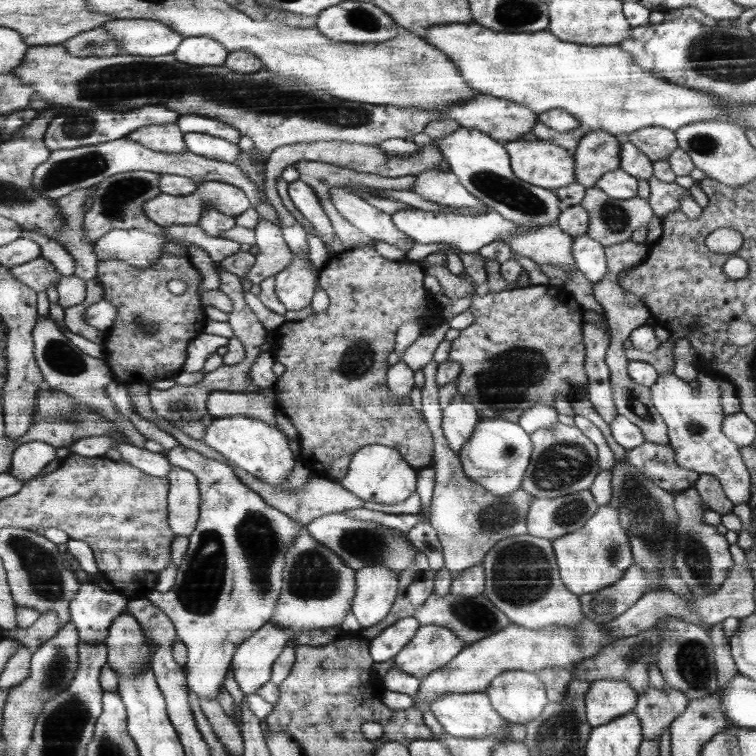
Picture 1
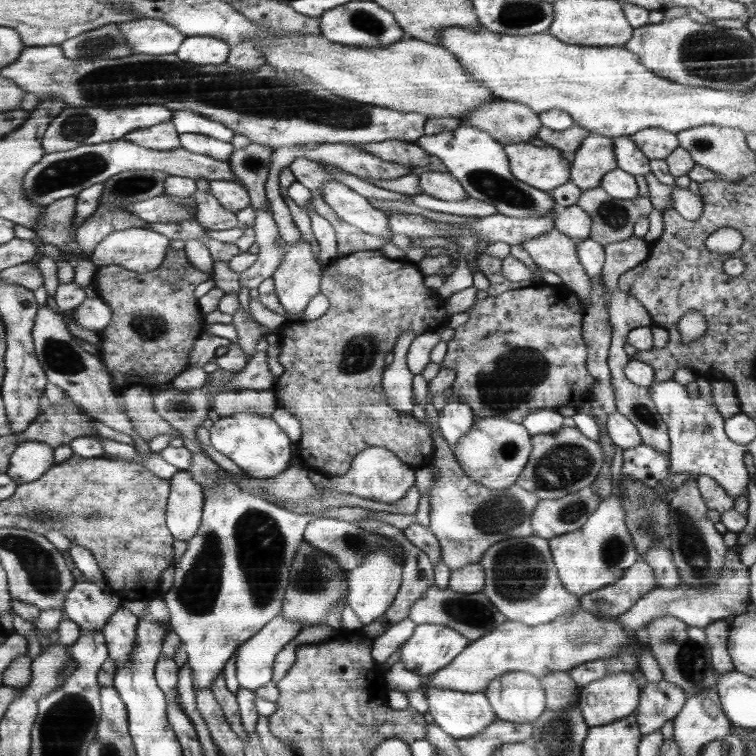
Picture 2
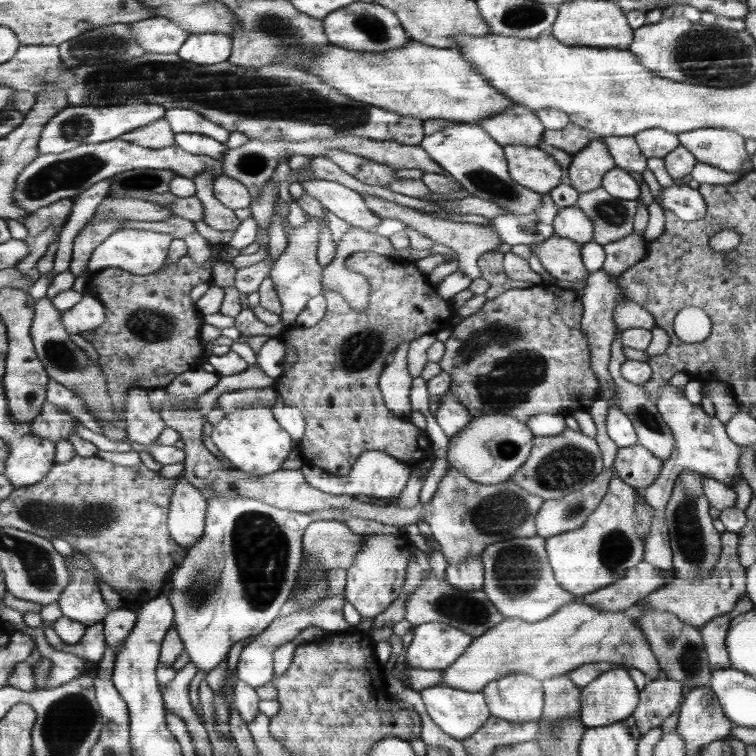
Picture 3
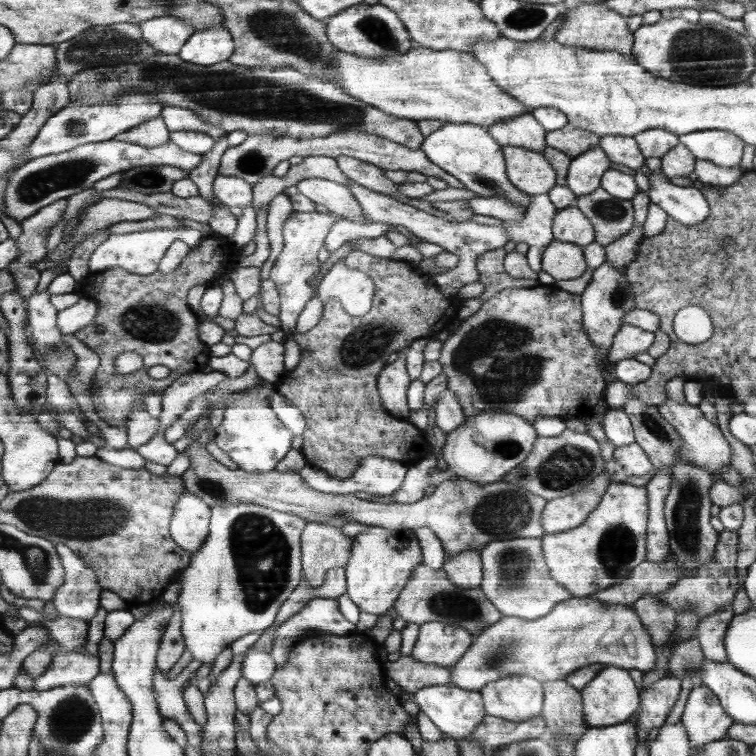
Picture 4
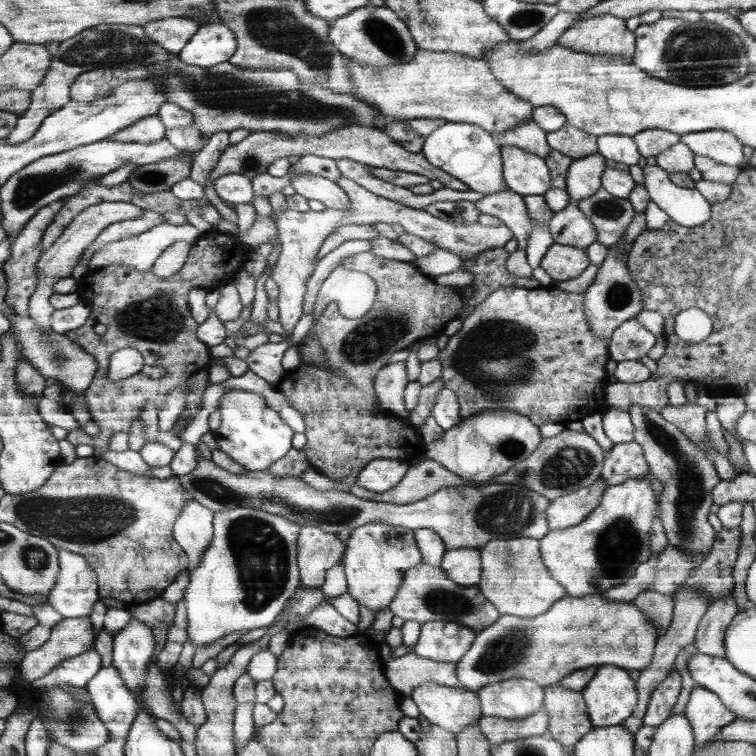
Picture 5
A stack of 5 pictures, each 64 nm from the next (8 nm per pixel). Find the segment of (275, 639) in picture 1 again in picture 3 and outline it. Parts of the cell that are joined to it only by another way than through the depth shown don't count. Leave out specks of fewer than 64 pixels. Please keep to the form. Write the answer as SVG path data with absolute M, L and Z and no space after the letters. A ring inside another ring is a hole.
M338 593L326 600L320 600L316 602L312 608L307 610L296 611L289 615L278 615L275 622L272 622L271 626L266 627L259 635L256 635L252 641L244 645L242 653L237 664L237 679L241 679L242 682L252 686L252 688L258 688L258 686L264 686L266 682L270 682L274 677L274 662L273 652L284 642L292 640L292 638L298 636L300 633L307 633L311 626L322 627L331 633L342 633L348 630L350 626L348 622L344 620L344 614L342 614L342 608L344 608L345 593Z

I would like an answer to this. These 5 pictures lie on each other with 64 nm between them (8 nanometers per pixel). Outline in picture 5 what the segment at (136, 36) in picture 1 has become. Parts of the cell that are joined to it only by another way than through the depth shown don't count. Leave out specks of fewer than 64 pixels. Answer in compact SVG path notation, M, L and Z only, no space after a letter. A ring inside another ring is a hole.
M172 17L148 23L146 32L152 40L162 44L168 52L179 53L187 46L188 40L196 34L200 25L186 17Z

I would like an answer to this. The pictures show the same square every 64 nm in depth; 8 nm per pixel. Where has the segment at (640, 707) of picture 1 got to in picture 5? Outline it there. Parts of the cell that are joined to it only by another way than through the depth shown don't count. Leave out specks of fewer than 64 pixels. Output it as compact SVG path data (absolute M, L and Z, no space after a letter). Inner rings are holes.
M672 670L664 680L658 683L648 699L644 721L642 721L644 726L660 726L670 716L678 700L681 686L682 678L676 670Z

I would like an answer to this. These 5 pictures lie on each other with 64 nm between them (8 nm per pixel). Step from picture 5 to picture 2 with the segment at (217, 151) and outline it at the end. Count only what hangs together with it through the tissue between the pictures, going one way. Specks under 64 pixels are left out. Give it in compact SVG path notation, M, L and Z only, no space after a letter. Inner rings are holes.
M195 180L196 190L192 193L192 198L196 201L198 208L195 221L208 230L230 230L230 228L239 228L240 223L236 219L236 214L222 208L219 200L208 192L210 180Z

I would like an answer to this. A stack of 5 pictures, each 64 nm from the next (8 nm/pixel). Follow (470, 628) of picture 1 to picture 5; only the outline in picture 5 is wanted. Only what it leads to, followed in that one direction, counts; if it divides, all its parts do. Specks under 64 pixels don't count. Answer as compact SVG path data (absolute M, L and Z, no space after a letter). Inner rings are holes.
M420 562L404 576L398 595L388 604L395 617L406 620L416 620L419 623L442 620L456 622L460 626L472 628L476 633L498 622L502 618L499 609L484 596L476 585L464 586L456 584L440 566L432 566Z

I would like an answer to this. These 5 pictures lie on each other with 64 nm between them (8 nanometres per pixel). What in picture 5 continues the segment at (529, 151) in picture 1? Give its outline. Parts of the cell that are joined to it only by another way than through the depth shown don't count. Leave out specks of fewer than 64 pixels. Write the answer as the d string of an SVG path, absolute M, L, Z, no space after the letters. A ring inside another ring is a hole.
M501 146L504 182L521 195L544 194L553 187L544 157L523 148Z

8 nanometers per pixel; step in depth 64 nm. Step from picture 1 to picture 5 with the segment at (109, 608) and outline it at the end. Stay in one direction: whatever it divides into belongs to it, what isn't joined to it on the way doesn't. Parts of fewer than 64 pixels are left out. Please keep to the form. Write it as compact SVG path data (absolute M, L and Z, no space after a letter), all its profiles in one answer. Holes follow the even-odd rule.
M61 550L60 580L49 596L49 603L66 618L92 616L103 595L99 573L87 558L70 550Z

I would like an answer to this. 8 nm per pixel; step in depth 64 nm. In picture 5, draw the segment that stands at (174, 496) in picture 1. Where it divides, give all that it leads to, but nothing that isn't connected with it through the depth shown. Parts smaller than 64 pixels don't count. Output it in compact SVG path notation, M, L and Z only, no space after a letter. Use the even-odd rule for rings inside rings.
M192 498L176 519L174 536L183 552L188 554L188 570L198 565L203 551L212 541L214 513Z

